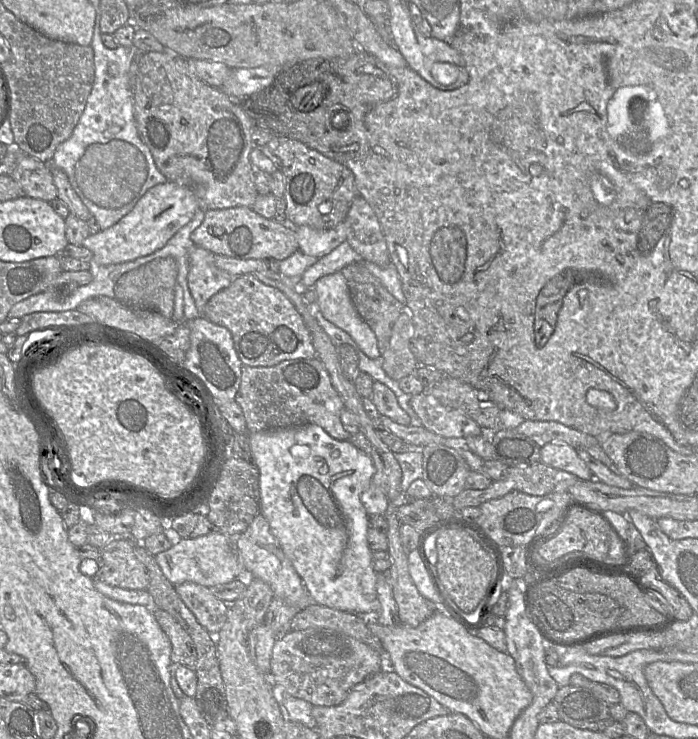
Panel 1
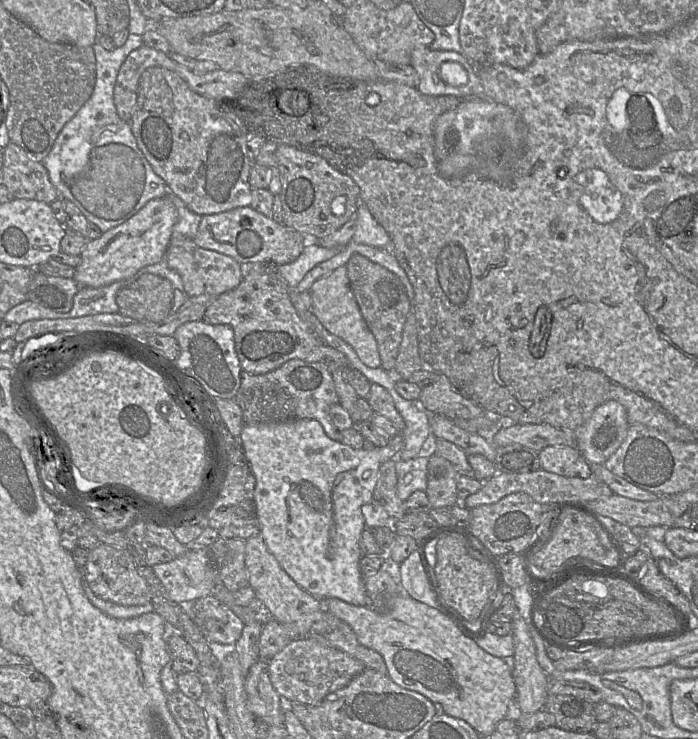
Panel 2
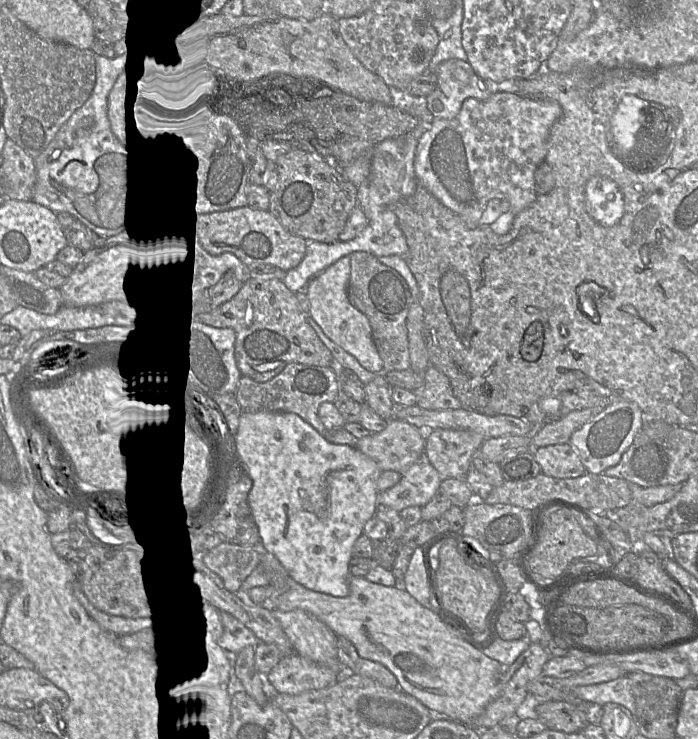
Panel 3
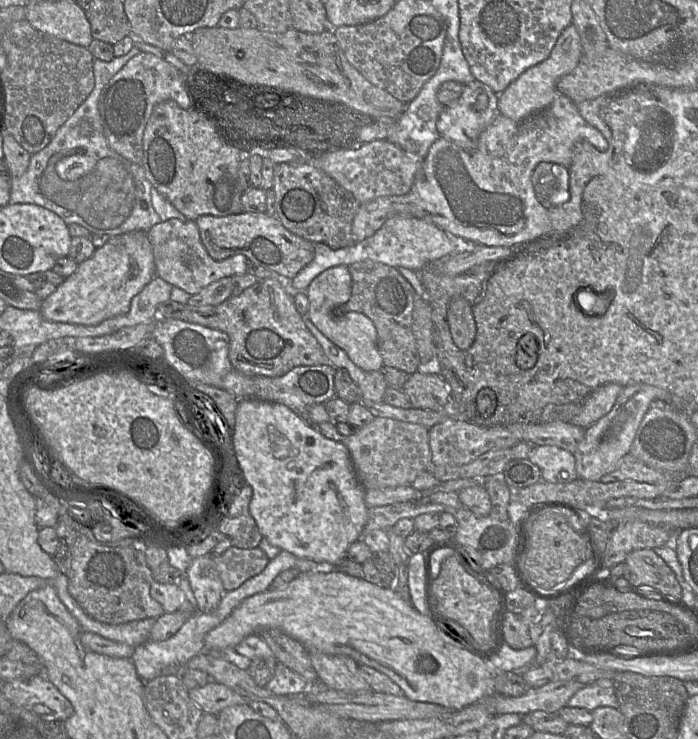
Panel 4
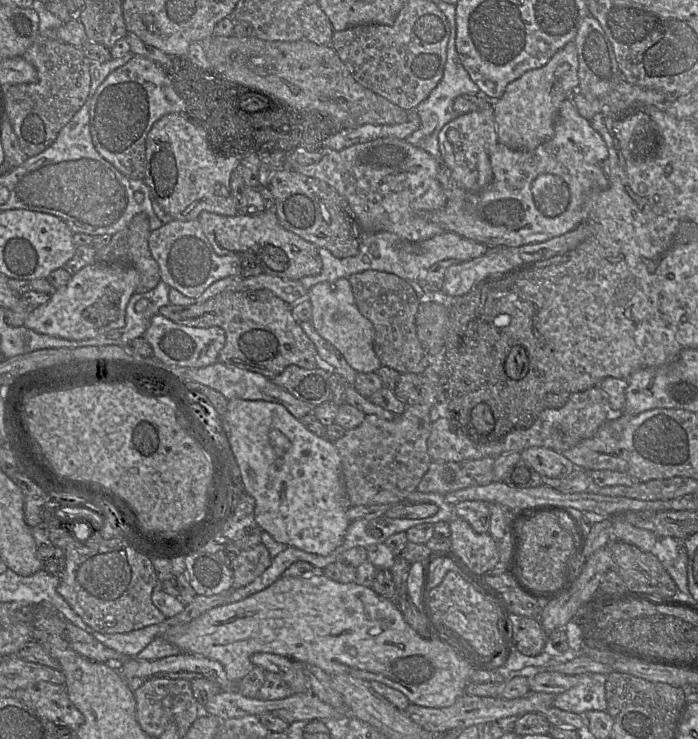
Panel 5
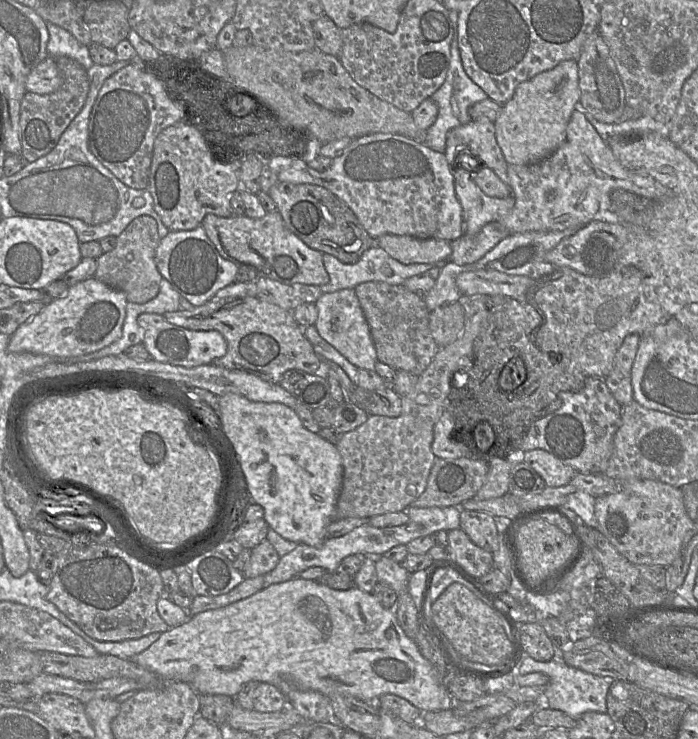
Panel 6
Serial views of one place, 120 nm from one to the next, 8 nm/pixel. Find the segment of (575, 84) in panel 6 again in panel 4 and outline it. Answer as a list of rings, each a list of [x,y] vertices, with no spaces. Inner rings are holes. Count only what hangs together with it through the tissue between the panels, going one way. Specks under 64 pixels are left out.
[[[572,23],[558,37],[549,57],[527,69],[499,95],[499,112],[514,120],[521,121],[549,107],[558,94],[558,81],[571,73],[582,58],[582,45],[578,30]]]

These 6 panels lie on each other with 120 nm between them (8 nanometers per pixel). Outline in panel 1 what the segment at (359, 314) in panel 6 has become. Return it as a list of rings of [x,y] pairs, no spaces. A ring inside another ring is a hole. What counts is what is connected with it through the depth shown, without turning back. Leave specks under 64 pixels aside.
[[[342,272],[320,278],[314,289],[317,294],[315,310],[348,333],[367,357],[379,359],[381,354],[376,335],[355,309]]]

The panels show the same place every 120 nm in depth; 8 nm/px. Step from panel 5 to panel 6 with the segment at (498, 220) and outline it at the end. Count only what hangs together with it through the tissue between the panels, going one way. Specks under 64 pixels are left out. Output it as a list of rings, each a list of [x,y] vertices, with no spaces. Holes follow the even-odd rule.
[[[579,108],[571,115],[566,140],[555,152],[537,163],[509,164],[508,175],[515,204],[498,223],[510,234],[579,229],[596,219],[600,212],[608,211],[608,196],[614,190],[632,192],[651,203],[672,195],[670,189],[651,176],[623,166]]]

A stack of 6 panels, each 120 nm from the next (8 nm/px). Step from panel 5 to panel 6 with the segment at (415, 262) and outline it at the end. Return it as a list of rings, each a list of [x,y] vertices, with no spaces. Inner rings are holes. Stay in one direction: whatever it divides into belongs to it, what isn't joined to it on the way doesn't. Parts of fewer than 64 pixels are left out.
[[[498,222],[488,223],[476,234],[464,233],[450,241],[452,253],[449,261],[457,265],[476,262],[509,235],[510,232]],[[376,244],[364,251],[359,260],[353,264],[342,263],[336,257],[327,253],[323,253],[322,258],[326,272],[329,275],[329,282],[320,286],[323,293],[332,293],[342,289],[354,289],[357,285],[370,281],[385,282],[390,285],[403,285],[406,279],[423,274],[436,266],[423,263],[402,264]]]

